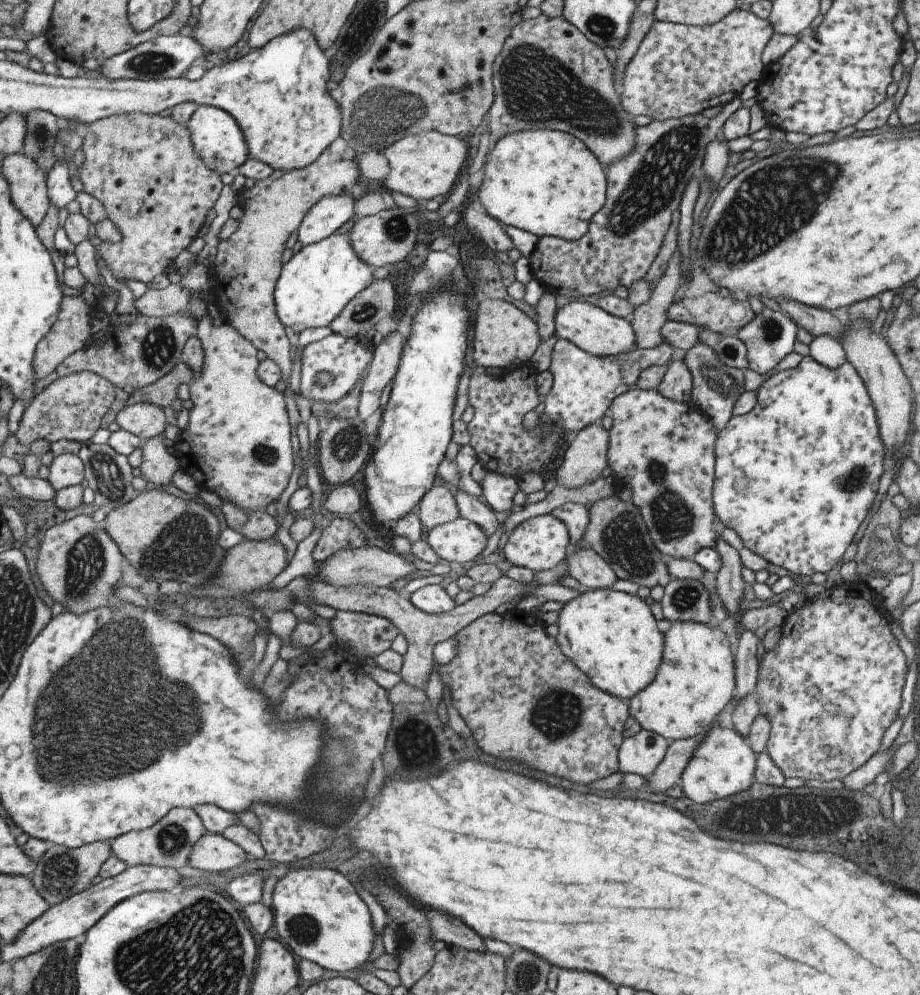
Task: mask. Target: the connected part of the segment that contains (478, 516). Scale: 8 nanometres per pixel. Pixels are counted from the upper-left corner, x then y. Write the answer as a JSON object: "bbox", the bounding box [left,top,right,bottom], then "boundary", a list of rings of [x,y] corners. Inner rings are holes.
{"bbox":[453,488,499,538],"boundary":[[[459,488],[453,494],[460,516],[480,526],[483,534],[489,538],[499,526],[497,518],[489,506],[475,495],[465,494]]]}

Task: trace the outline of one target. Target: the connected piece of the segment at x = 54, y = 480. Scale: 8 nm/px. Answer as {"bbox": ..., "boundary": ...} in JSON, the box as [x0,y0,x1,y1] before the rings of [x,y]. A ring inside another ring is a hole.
{"bbox":[47,453,84,491],"boundary":[[[71,453],[53,457],[48,471],[47,482],[55,491],[66,486],[79,485],[84,479],[84,464],[77,455]]]}

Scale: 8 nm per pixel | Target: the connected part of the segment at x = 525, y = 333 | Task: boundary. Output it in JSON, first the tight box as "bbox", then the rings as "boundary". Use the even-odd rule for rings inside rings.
{"bbox":[471,299,539,369],"boundary":[[[485,299],[477,304],[473,324],[473,342],[471,354],[474,364],[491,368],[511,369],[518,363],[527,362],[539,344],[537,326],[525,313],[500,299]]]}

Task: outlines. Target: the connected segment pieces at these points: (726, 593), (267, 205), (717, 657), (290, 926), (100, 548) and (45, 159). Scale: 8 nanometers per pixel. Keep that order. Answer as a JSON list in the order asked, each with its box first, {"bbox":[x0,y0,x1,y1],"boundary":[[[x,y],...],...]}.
[{"bbox":[714,535,745,618],"boundary":[[[721,535],[717,542],[714,542],[714,549],[721,558],[721,568],[717,571],[715,579],[715,595],[721,601],[727,616],[735,618],[742,612],[738,604],[744,600],[743,592],[745,593],[745,582],[741,579],[741,560],[737,551],[727,544]]]},{"bbox":[211,149,359,430],"boundary":[[[325,149],[315,162],[310,162],[305,168],[301,170],[288,170],[285,171],[280,178],[264,178],[254,180],[255,183],[251,188],[243,187],[243,192],[237,197],[238,204],[233,208],[240,209],[240,216],[234,217],[230,214],[232,219],[237,219],[239,224],[235,231],[230,234],[227,239],[220,240],[217,244],[217,252],[211,264],[211,277],[213,303],[221,308],[221,312],[225,315],[225,322],[229,323],[241,336],[252,342],[256,350],[261,350],[267,358],[271,358],[277,368],[281,370],[281,380],[286,383],[286,388],[283,390],[284,401],[287,410],[287,422],[291,428],[297,430],[299,415],[297,407],[293,401],[293,396],[288,388],[289,371],[291,370],[292,356],[291,340],[287,336],[287,331],[284,326],[279,324],[275,310],[273,310],[272,292],[275,288],[277,276],[279,276],[281,264],[281,252],[285,248],[287,238],[299,228],[305,212],[325,196],[337,196],[337,194],[349,194],[356,190],[356,182],[359,172],[357,172],[357,164],[354,160],[329,160],[329,150]]]},{"bbox":[627,623,734,740],"boundary":[[[669,623],[668,630],[663,632],[661,662],[655,678],[629,698],[627,714],[641,729],[671,740],[688,739],[705,732],[713,718],[734,697],[734,656],[727,636],[713,623]]]},{"bbox":[271,868,375,972],"boundary":[[[299,868],[276,880],[271,896],[273,926],[278,940],[293,956],[314,962],[325,970],[349,972],[361,966],[375,942],[367,906],[341,869]]]},{"bbox":[35,514,124,614],"boundary":[[[77,514],[57,526],[47,529],[37,547],[35,570],[43,590],[63,608],[73,614],[105,608],[115,598],[111,584],[121,576],[124,556],[103,530],[103,521],[95,522],[87,514]]]},{"bbox":[23,110,59,175],"boundary":[[[32,110],[25,113],[25,140],[23,156],[27,156],[47,175],[53,166],[53,142],[57,136],[59,119],[45,110]]]}]

